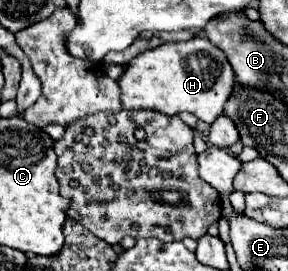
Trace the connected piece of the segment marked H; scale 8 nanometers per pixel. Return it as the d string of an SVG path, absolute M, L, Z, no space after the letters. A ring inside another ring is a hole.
M201 36L187 42L167 42L139 54L129 62L125 74L119 78L121 102L125 110L145 108L159 110L169 116L175 116L177 112L191 112L207 124L223 114L225 102L233 94L235 84L235 72L225 52Z

